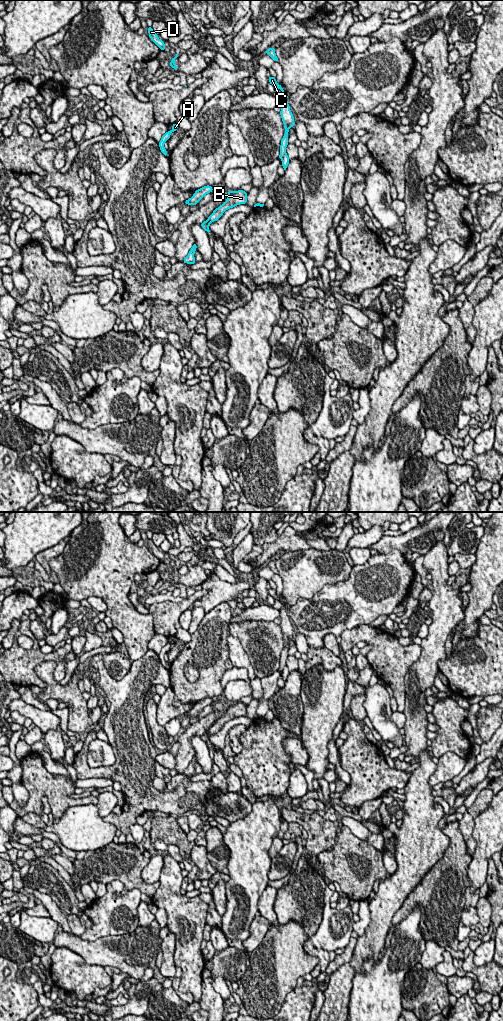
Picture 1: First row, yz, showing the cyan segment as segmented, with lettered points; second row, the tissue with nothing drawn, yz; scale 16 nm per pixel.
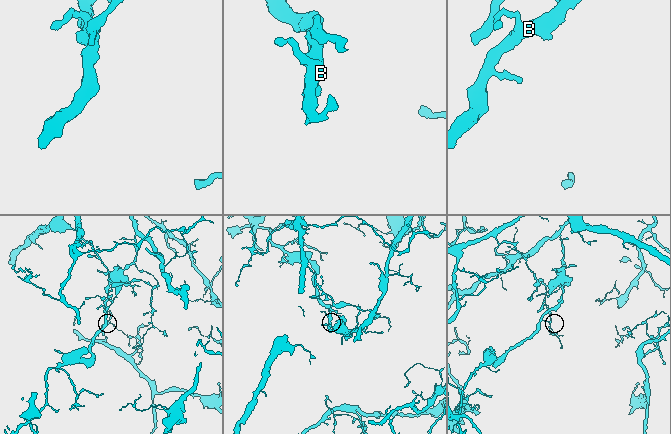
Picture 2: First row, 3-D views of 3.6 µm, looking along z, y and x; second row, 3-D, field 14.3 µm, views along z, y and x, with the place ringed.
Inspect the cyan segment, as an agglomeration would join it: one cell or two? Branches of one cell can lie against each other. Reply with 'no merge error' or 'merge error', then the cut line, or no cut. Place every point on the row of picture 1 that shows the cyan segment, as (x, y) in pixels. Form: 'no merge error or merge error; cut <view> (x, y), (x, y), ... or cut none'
merge error; cut yz (285, 153), (281, 159)

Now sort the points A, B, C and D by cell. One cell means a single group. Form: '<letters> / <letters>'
A B D / C

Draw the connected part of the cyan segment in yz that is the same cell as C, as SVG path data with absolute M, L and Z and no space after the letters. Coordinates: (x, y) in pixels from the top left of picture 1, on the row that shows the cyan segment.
M270 76L268 80L269 80L269 83L274 86L274 88L279 88L282 91L282 96L279 98L280 106L281 106L280 115L284 124L285 134L281 140L280 155L278 157L282 160L283 156L286 154L286 147L288 145L289 128L294 127L295 122L294 122L293 114L290 110L290 105L287 102L288 95L284 92L284 89L282 88L282 86L277 83L276 78Z

